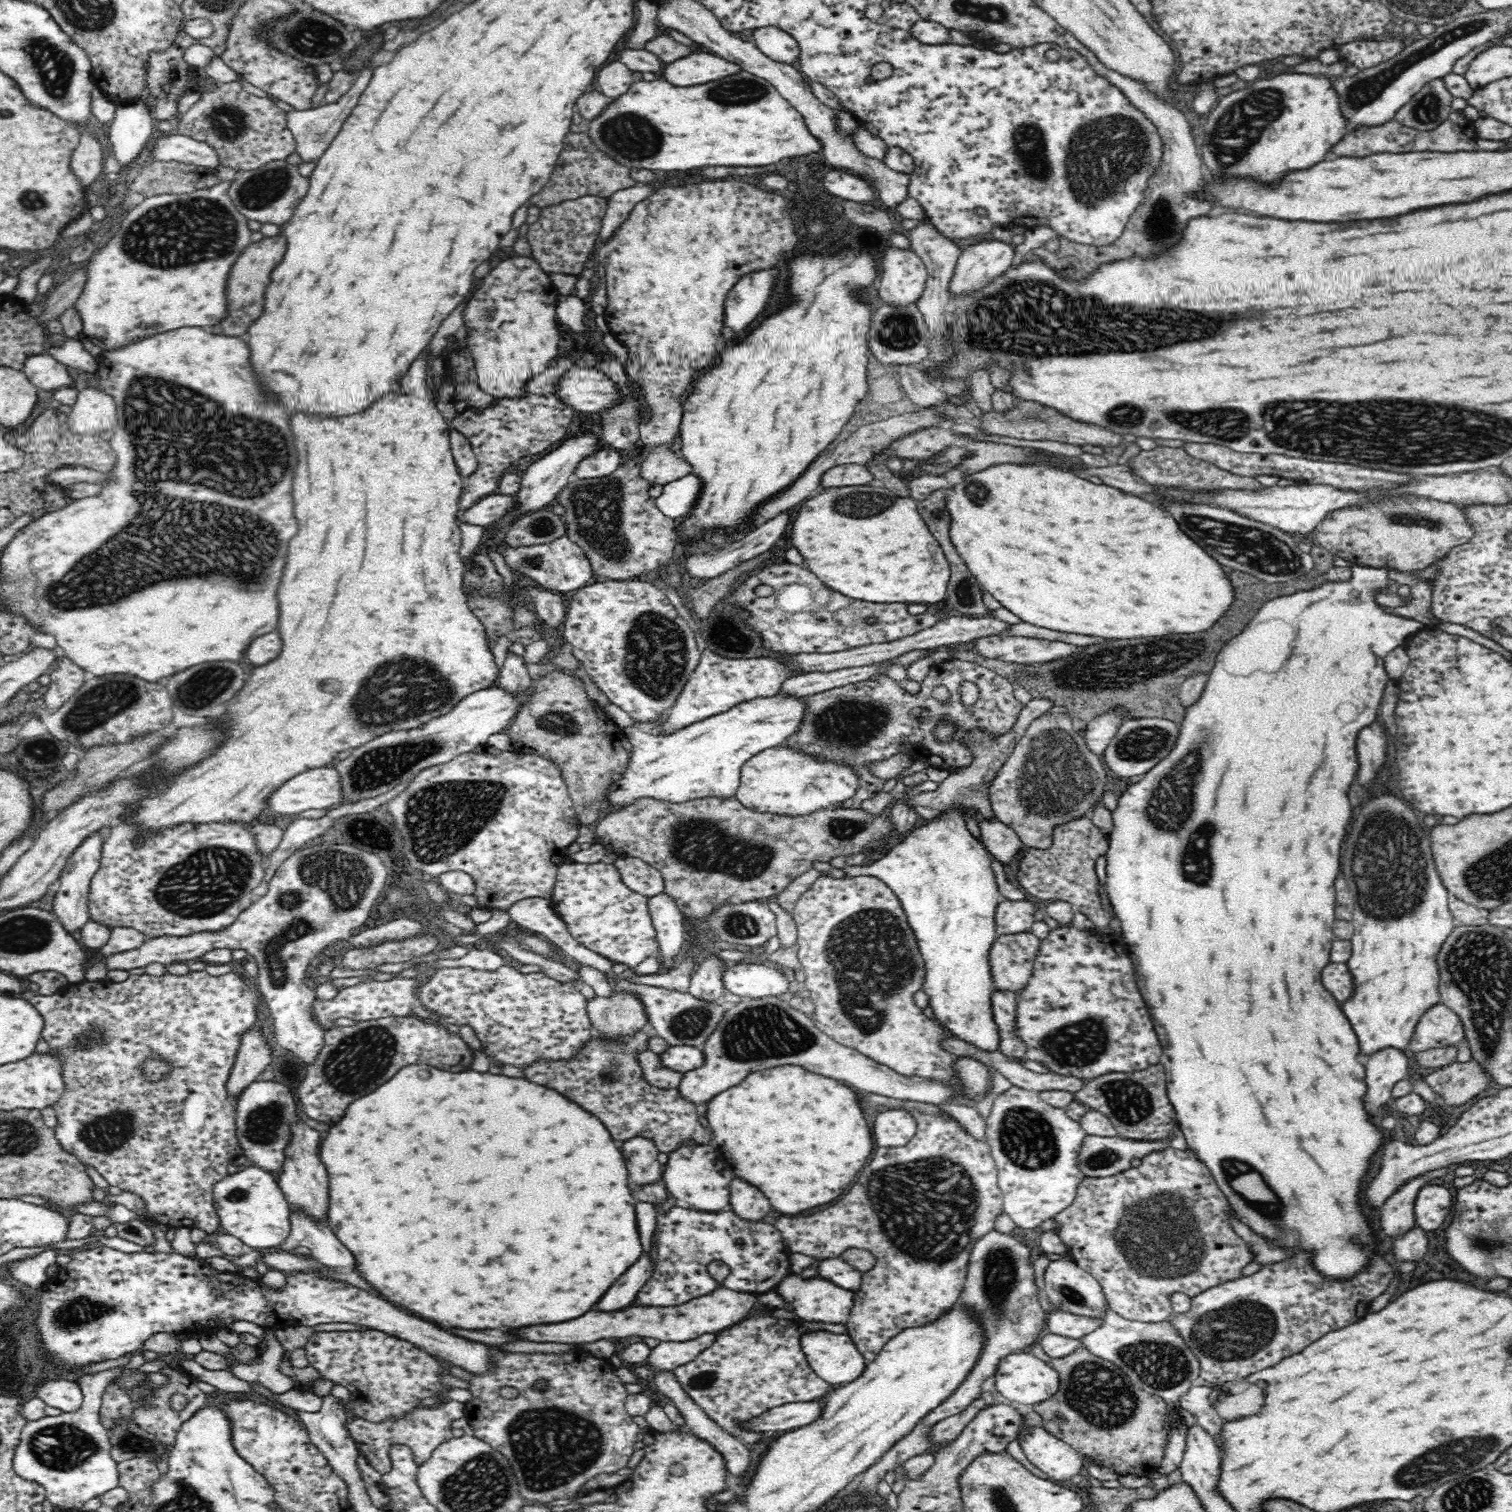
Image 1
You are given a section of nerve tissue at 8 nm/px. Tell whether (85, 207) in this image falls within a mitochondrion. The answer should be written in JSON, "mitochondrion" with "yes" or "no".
{"mitochondrion":"no"}

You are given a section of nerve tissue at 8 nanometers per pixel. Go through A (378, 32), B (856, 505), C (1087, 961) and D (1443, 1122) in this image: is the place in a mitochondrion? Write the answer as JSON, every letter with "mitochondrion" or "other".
{"A":"other","B":"mitochondrion","C":"other","D":"other"}

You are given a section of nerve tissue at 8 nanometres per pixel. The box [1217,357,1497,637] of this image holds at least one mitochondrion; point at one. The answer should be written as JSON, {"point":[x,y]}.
{"point":[1432,522]}

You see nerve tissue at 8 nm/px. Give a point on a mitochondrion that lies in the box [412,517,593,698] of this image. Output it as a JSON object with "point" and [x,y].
{"point":[532,562]}

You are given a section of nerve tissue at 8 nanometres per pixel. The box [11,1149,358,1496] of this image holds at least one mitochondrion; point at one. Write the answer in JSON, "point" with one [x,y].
{"point":[61,1447]}

